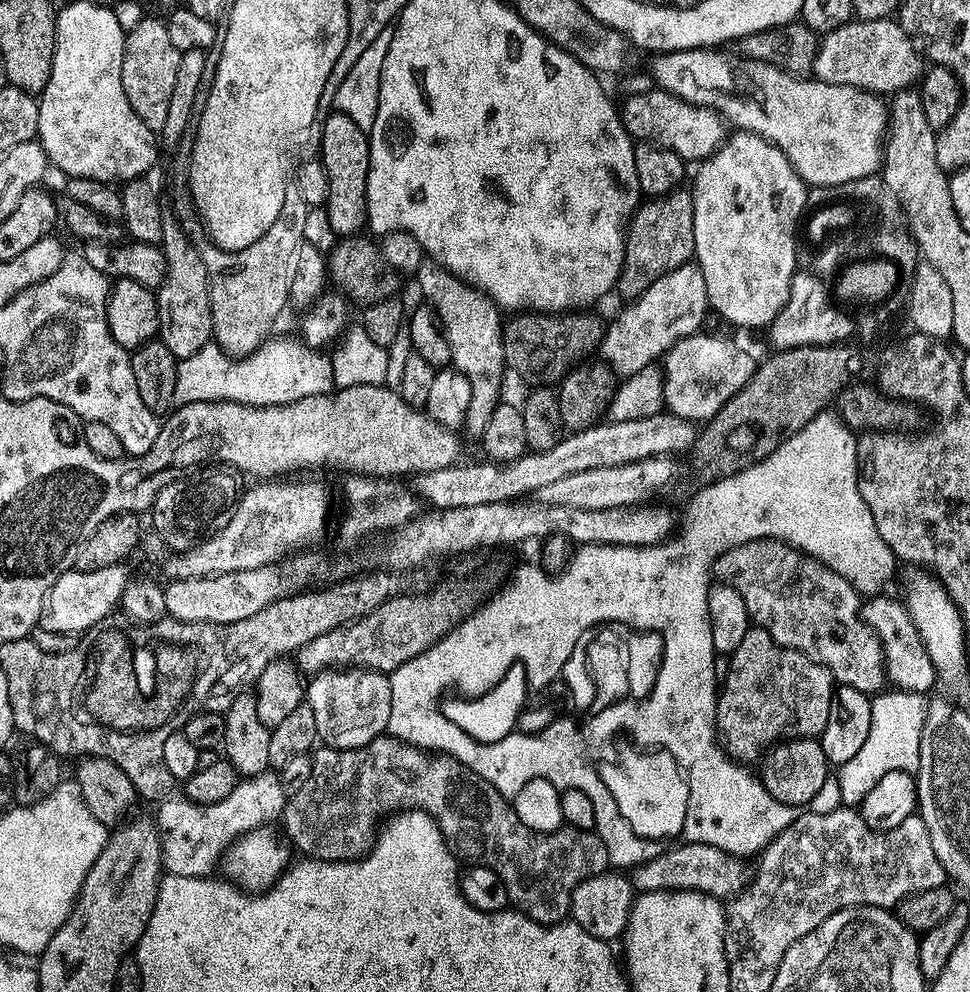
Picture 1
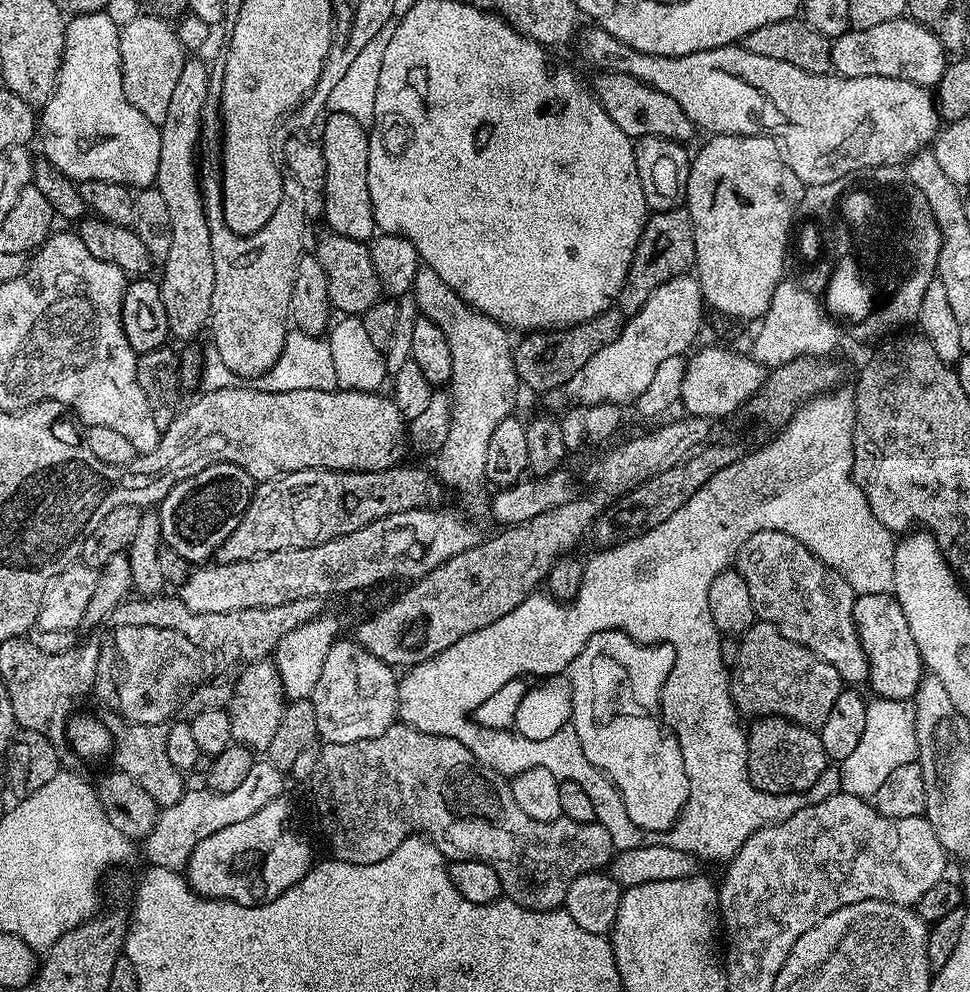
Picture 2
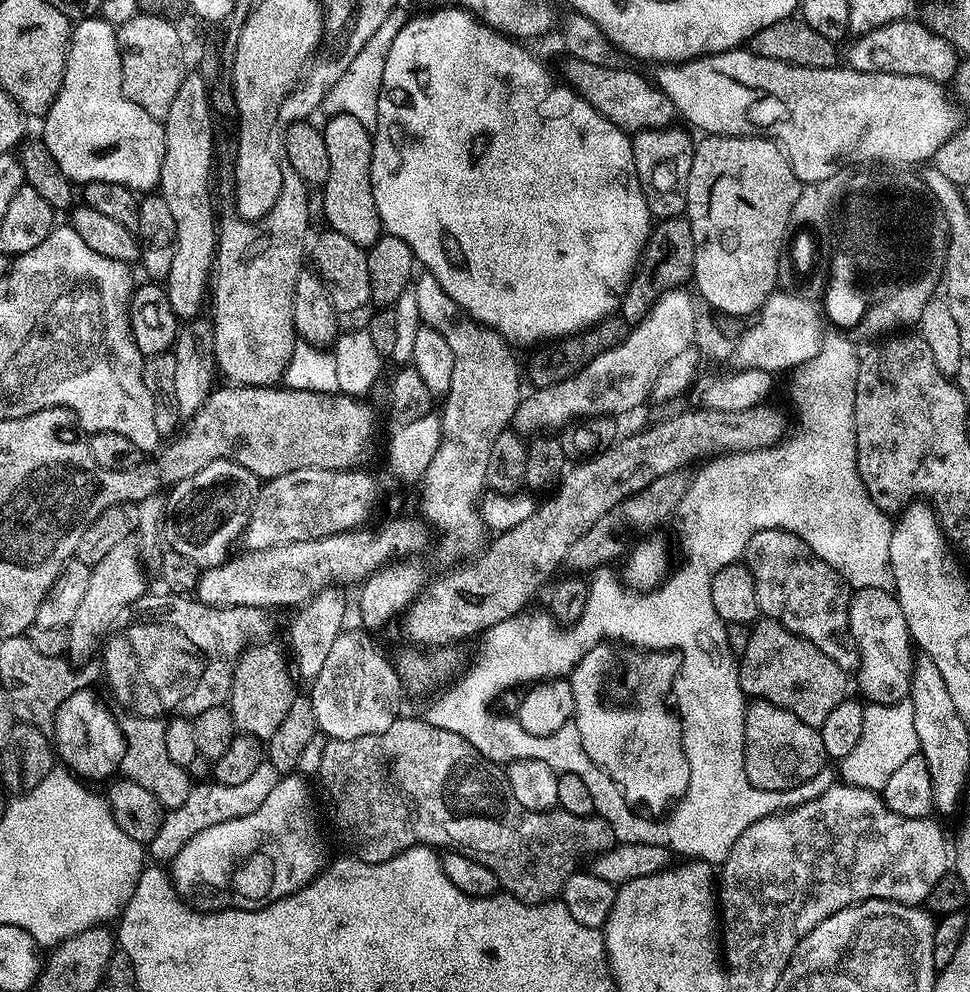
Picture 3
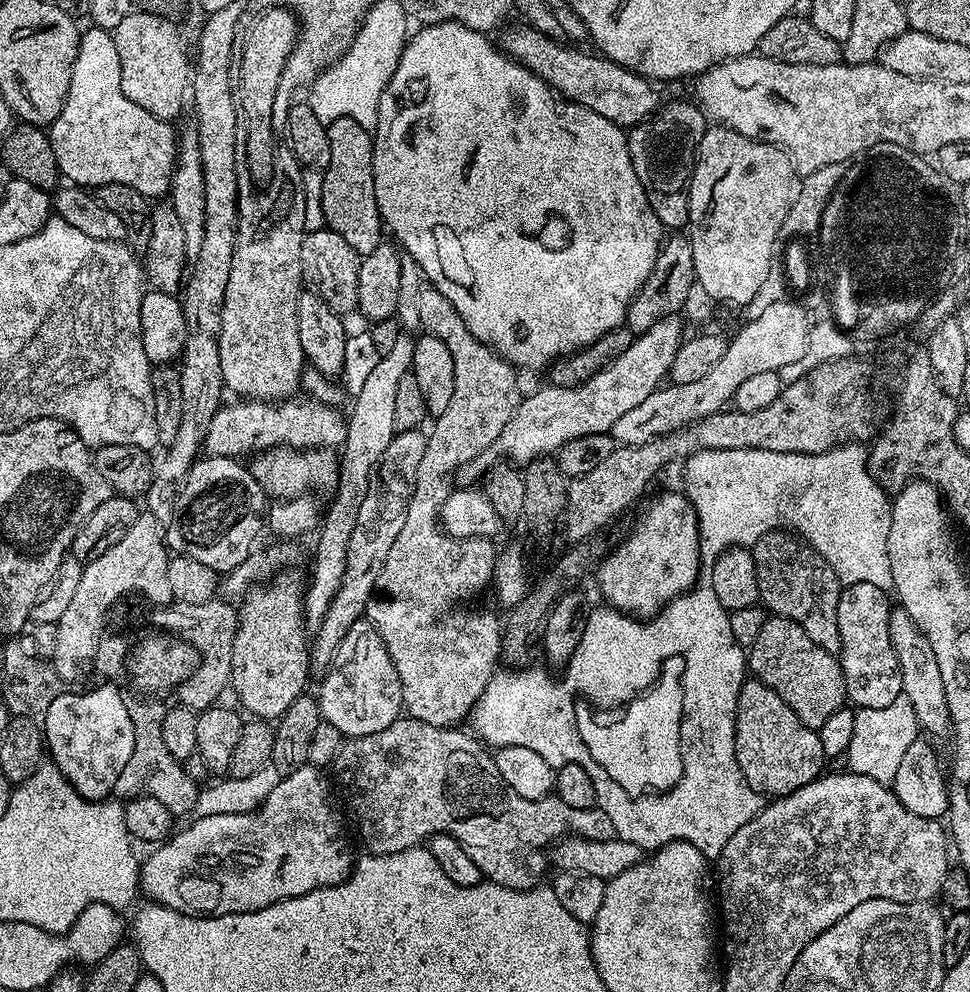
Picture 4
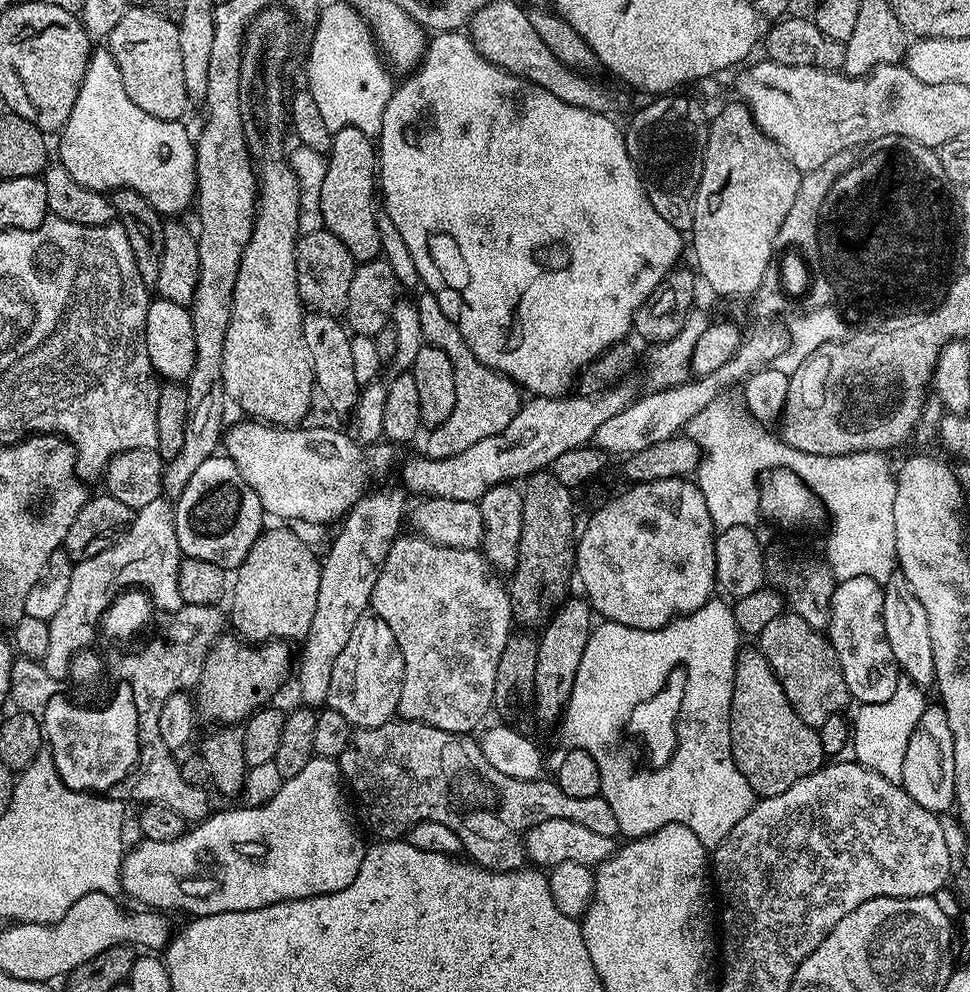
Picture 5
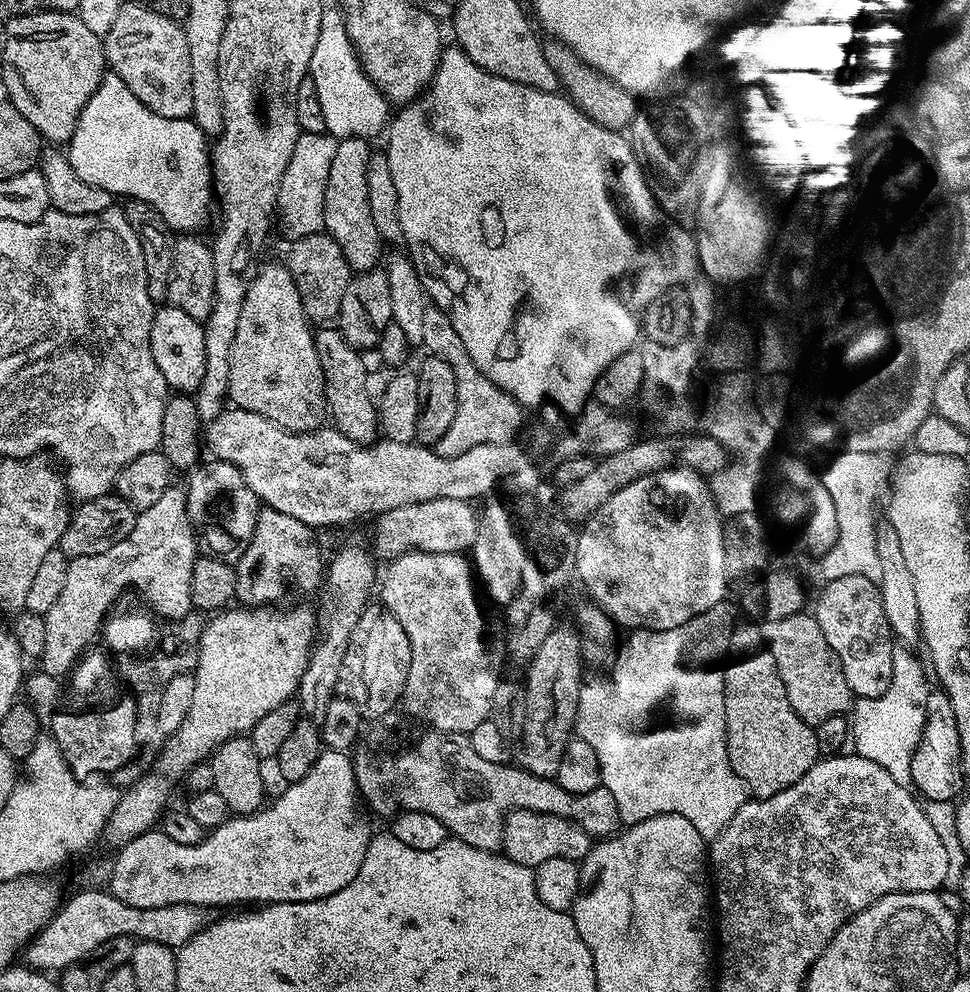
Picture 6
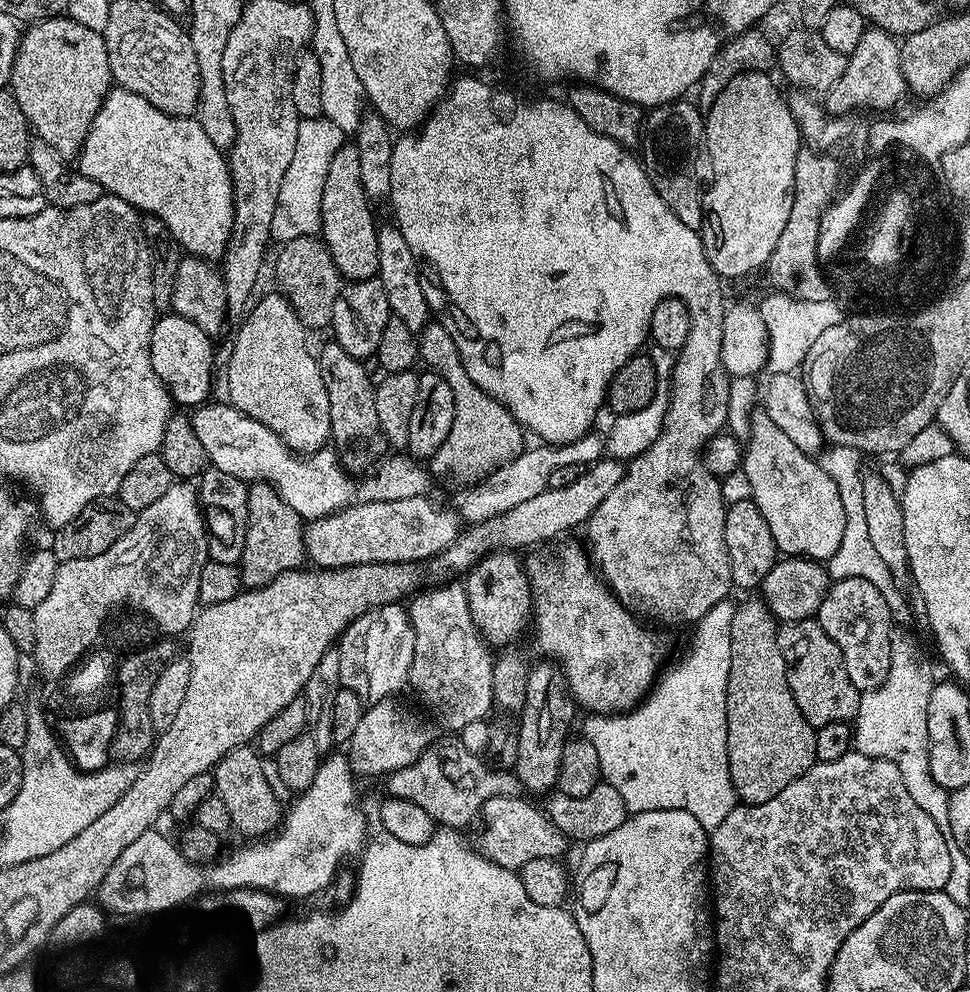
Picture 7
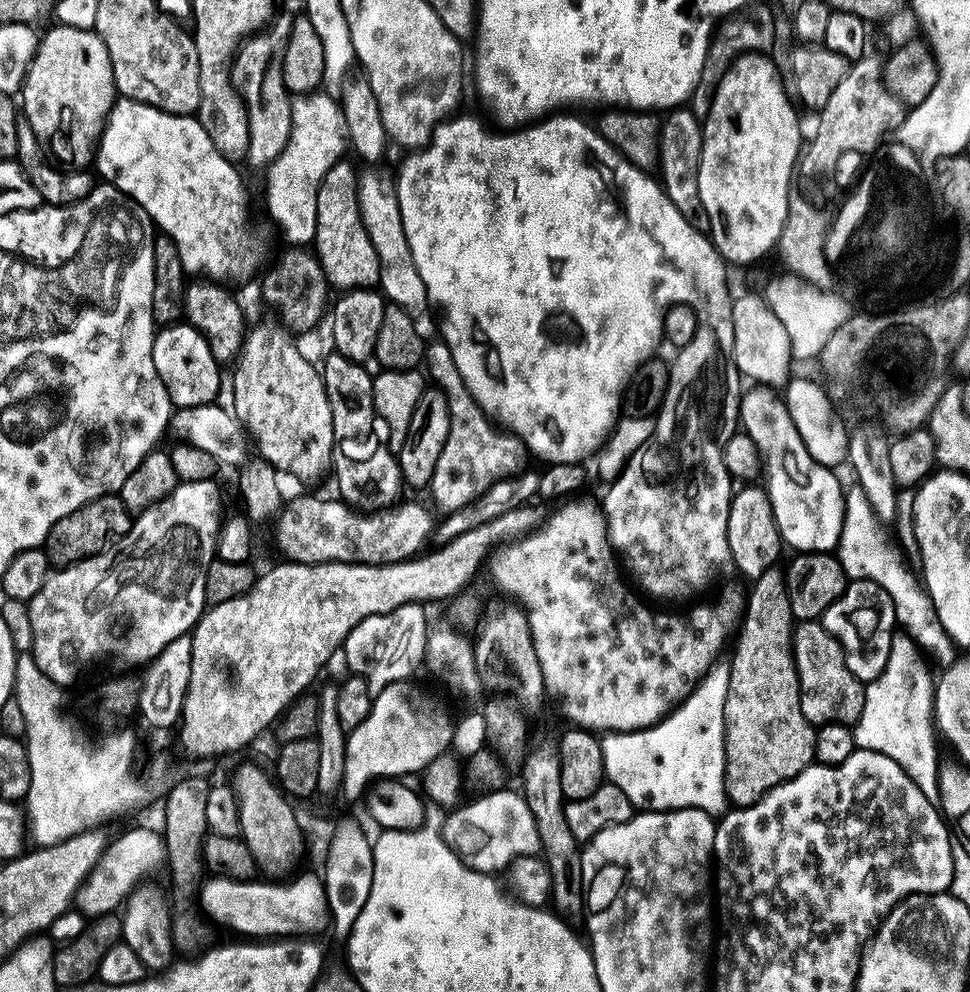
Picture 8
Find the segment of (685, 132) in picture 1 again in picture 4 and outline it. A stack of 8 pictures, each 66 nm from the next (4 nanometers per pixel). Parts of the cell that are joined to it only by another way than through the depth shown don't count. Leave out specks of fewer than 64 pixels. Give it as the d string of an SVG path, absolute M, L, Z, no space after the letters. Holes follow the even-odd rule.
M517 23L513 28L505 27L499 33L499 47L505 56L511 56L513 60L525 64L539 80L546 82L553 92L563 96L565 100L572 100L578 106L586 106L586 110L602 114L602 118L625 130L641 124L661 107L662 99L656 93L657 85L653 81L615 64L603 54L591 56L588 52L579 52L579 47L569 46L537 29Z

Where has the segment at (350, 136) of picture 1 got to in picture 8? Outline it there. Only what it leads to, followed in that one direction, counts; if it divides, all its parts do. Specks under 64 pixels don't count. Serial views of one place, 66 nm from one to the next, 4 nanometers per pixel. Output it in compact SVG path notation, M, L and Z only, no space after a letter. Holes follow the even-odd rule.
M344 158L337 159L330 170L326 170L326 178L322 178L322 186L318 186L318 222L314 251L320 259L324 279L333 289L375 289L379 285L378 250L374 250L374 242L370 242L370 234L366 234L366 226L360 213L358 171Z

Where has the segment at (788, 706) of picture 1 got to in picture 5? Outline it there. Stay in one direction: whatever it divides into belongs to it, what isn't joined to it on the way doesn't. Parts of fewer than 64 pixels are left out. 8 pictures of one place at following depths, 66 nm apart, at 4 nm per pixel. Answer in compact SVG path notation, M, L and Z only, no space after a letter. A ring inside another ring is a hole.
M791 610L778 615L758 635L758 647L770 662L790 706L794 706L794 714L806 726L818 730L826 718L841 715L850 704L846 678L831 640L821 629L810 626L806 618L798 618Z

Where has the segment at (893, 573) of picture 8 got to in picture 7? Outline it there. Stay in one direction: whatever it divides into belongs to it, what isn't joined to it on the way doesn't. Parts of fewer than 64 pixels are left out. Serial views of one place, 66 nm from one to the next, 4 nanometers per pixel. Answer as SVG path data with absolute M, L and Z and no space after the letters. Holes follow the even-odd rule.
M832 446L827 449L829 452L823 453L822 467L825 477L831 483L838 486L838 494L842 498L842 506L845 514L848 515L846 530L843 531L842 543L838 546L838 550L827 561L826 567L831 579L842 579L852 577L866 577L874 585L878 586L879 592L886 598L888 607L890 608L893 621L898 624L909 623L910 608L904 600L901 587L895 583L892 575L889 574L886 564L880 558L876 548L874 548L868 528L866 527L866 518L863 516L862 506L862 486L863 475L860 470L860 460L862 453L857 448L842 448Z

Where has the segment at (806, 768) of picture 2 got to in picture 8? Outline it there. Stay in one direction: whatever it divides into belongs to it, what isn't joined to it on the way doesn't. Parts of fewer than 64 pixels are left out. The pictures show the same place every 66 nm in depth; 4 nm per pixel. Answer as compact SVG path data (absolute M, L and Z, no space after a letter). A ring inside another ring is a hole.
M779 567L768 568L762 575L754 581L754 588L750 594L747 593L745 601L745 610L742 614L743 622L739 627L740 636L736 644L736 654L732 658L732 664L728 668L728 697L724 707L724 789L728 795L729 801L733 805L743 806L753 804L762 799L768 791L781 784L783 780L794 778L803 768L813 763L816 755L816 728L808 721L806 714L802 714L802 702L800 701L800 675L796 673L796 656L794 649L794 617L790 604L789 593L786 589L786 578Z

